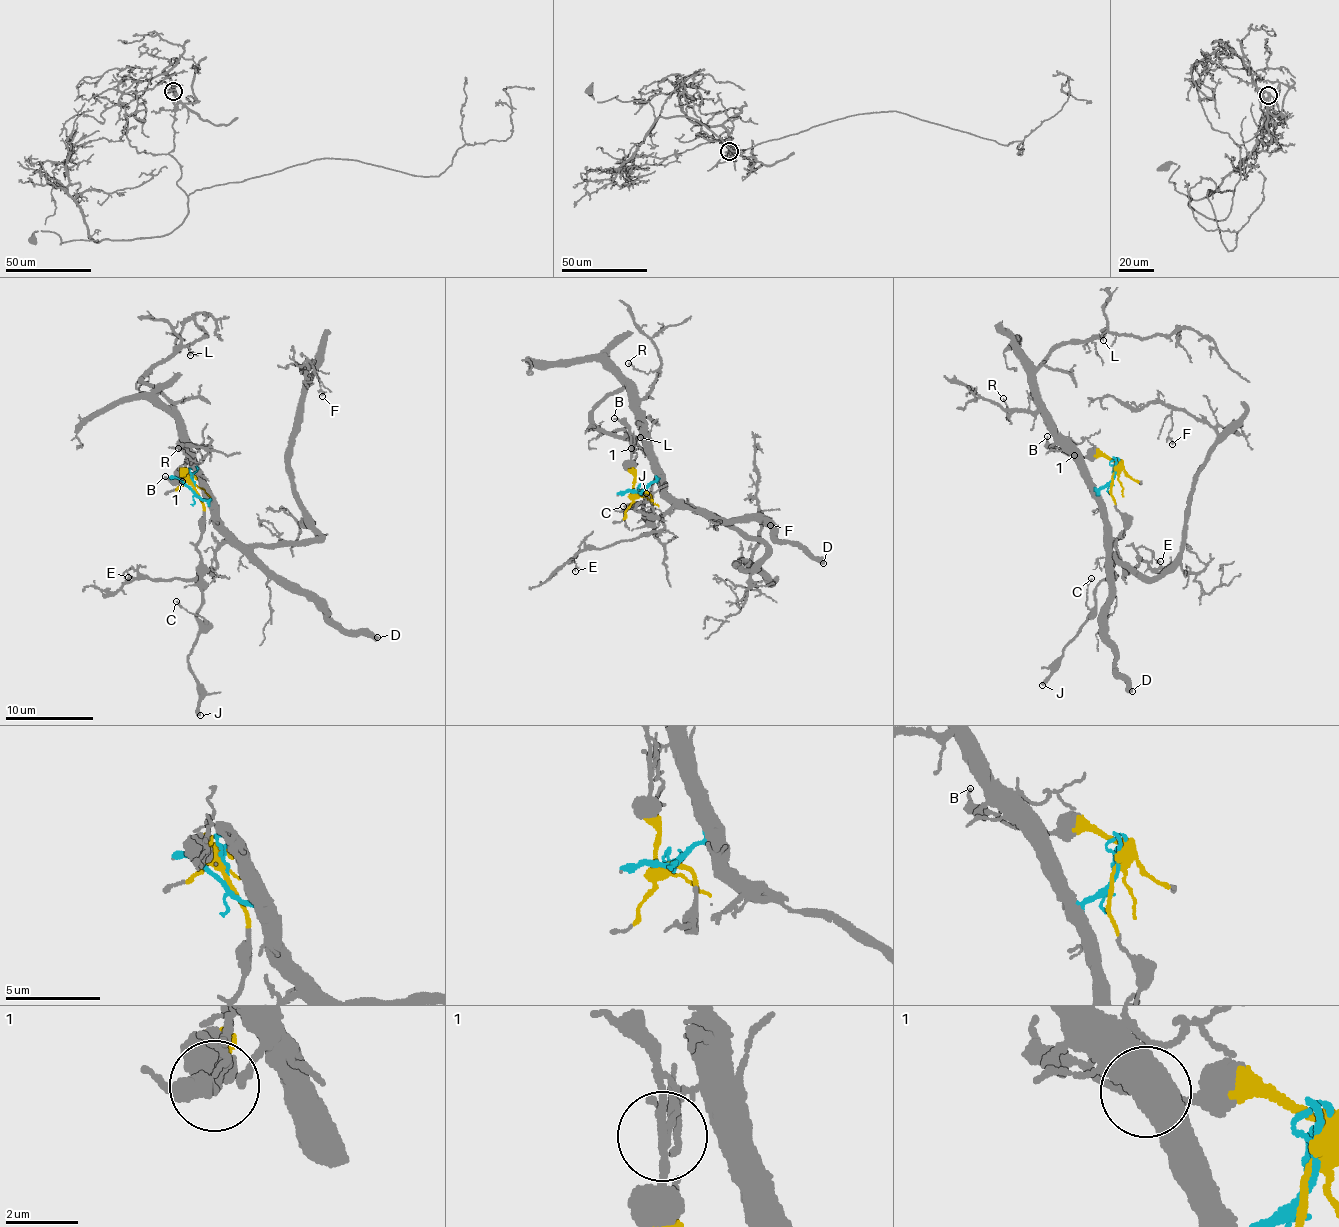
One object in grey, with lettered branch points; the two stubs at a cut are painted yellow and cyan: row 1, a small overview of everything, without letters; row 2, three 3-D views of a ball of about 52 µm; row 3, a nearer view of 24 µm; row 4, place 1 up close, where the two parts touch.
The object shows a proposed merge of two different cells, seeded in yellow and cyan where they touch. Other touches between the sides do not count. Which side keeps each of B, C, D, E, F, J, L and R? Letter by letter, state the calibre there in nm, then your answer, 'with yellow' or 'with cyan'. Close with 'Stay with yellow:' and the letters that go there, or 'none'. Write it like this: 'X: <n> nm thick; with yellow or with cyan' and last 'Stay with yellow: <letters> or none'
B: 170 nm thick; with yellow
C: 160 nm thick; with yellow
D: 480 nm thick; with cyan
E: 120 nm thick; with cyan
F: 130 nm thick; with cyan
J: 360 nm thick; with yellow
L: 120 nm thick; with cyan
R: 110 nm thick; with cyan
Stay with yellow: B, C, J

